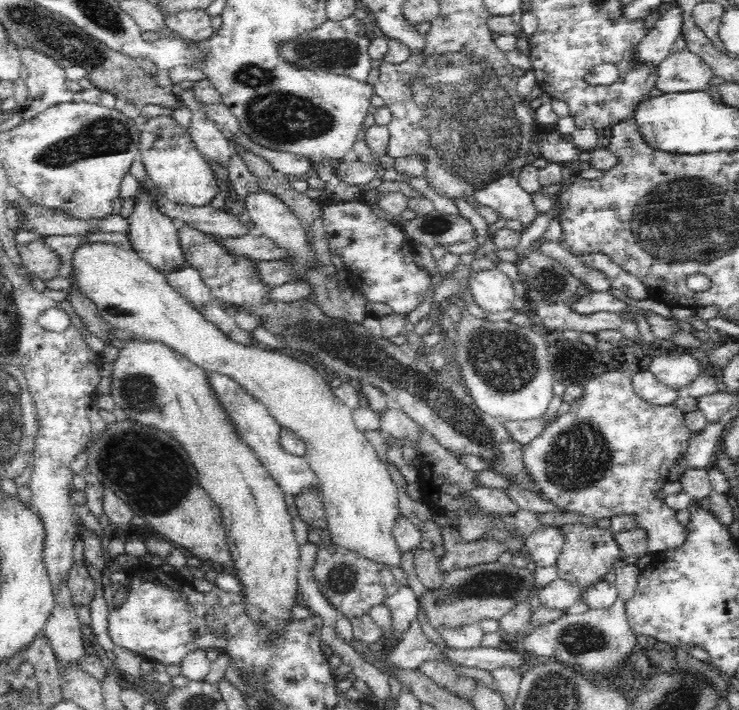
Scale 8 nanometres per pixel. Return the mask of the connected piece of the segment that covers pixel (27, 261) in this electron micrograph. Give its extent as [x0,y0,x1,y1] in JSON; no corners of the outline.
[18,237,60,282]

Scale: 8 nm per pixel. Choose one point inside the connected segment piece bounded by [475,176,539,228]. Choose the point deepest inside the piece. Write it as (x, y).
(505, 197)

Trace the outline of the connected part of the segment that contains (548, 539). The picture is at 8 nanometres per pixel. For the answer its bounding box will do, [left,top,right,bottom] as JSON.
[527,523,566,567]

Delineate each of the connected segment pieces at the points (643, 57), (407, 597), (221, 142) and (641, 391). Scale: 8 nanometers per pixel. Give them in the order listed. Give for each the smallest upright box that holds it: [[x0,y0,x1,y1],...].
[[635,1,684,63],[383,583,419,635],[186,108,233,167],[633,371,683,406]]

